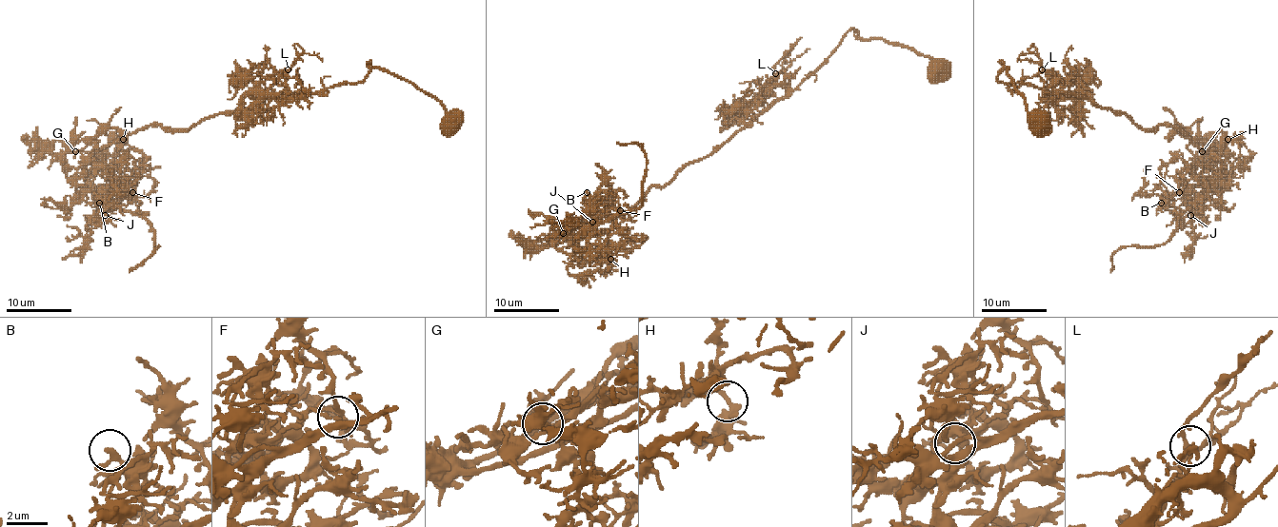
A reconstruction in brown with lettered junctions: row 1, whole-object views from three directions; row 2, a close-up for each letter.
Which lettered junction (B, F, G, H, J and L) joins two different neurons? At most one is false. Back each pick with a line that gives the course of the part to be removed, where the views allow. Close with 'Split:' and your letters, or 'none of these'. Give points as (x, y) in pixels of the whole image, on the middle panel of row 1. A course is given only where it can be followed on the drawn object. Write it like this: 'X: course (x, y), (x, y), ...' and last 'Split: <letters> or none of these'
G: course (563, 233), (551, 237), (576, 235), (599, 212), (609, 228), (584, 233), (641, 204), (646, 155), (617, 142)
Split: G

